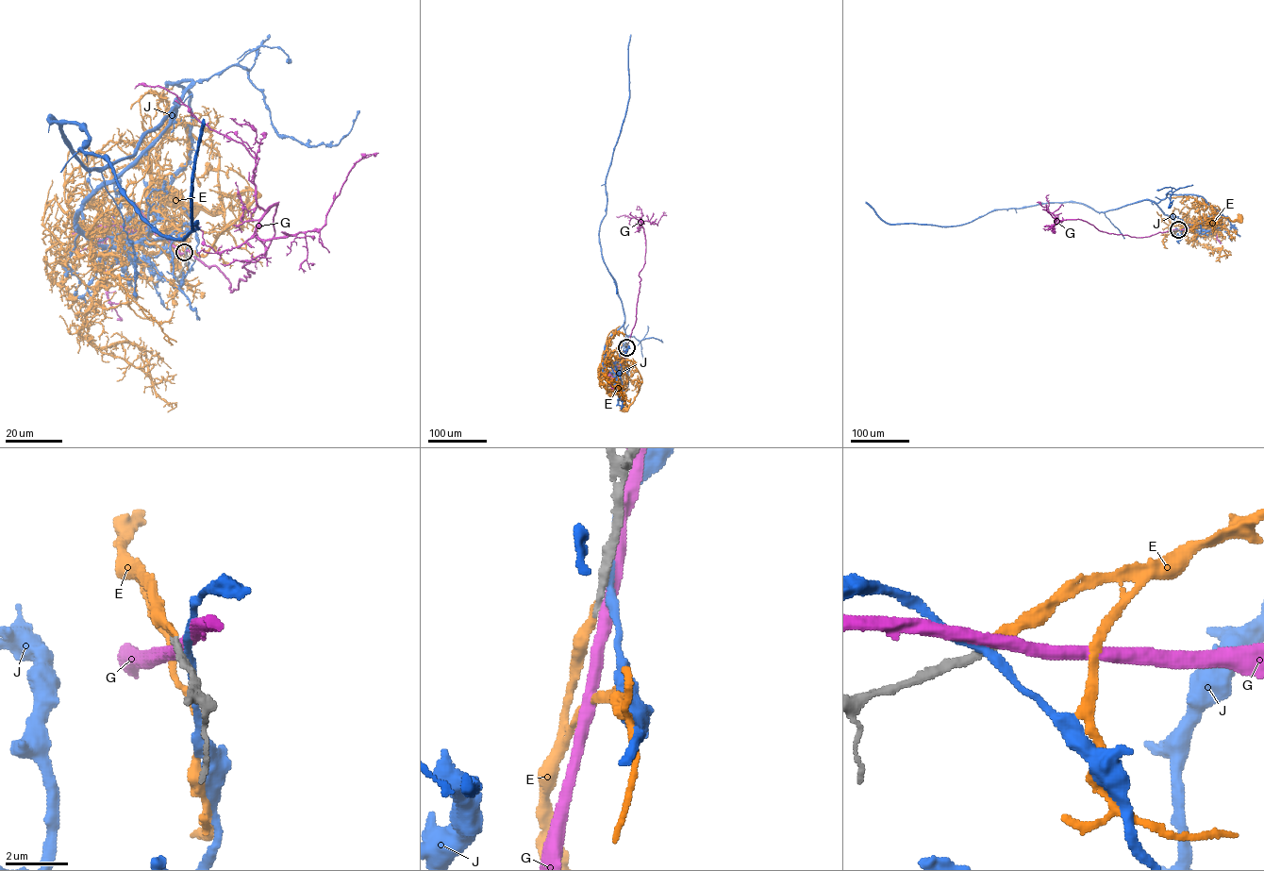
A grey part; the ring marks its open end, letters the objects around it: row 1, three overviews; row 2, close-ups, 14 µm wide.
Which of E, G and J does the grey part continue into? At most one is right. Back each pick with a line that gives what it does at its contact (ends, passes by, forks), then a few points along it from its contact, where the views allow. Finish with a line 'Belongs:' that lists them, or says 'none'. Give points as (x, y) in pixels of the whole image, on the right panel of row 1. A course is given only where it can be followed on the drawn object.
E: It ends there. Its course: (1178, 229), (1196, 221), (1190, 229), (1213, 217), (1234, 221), (1239, 218)
Belongs: E

